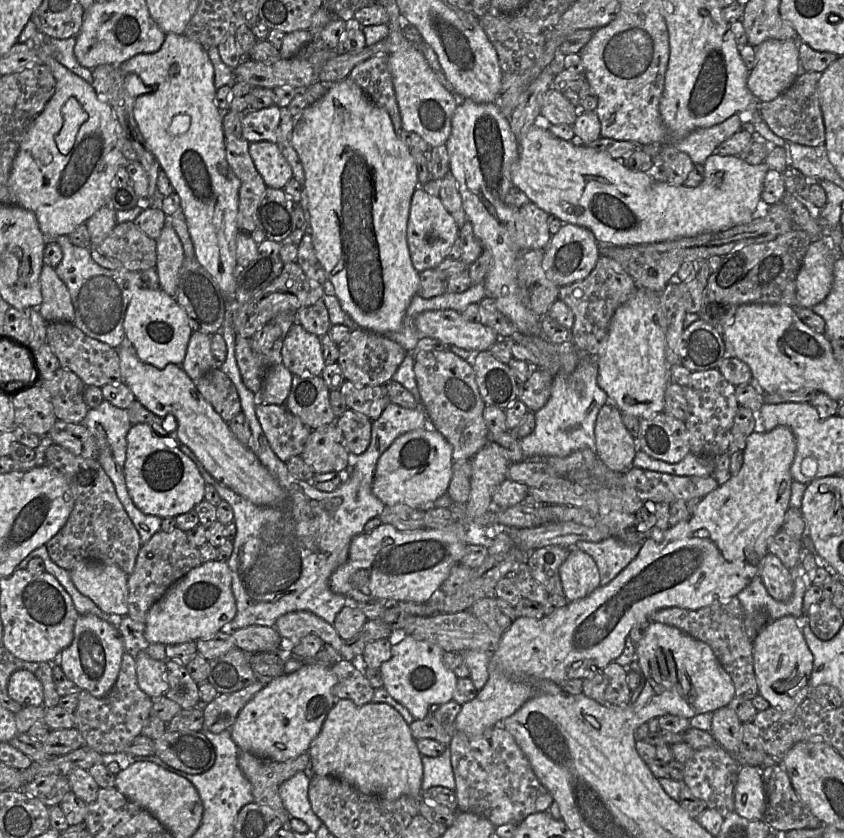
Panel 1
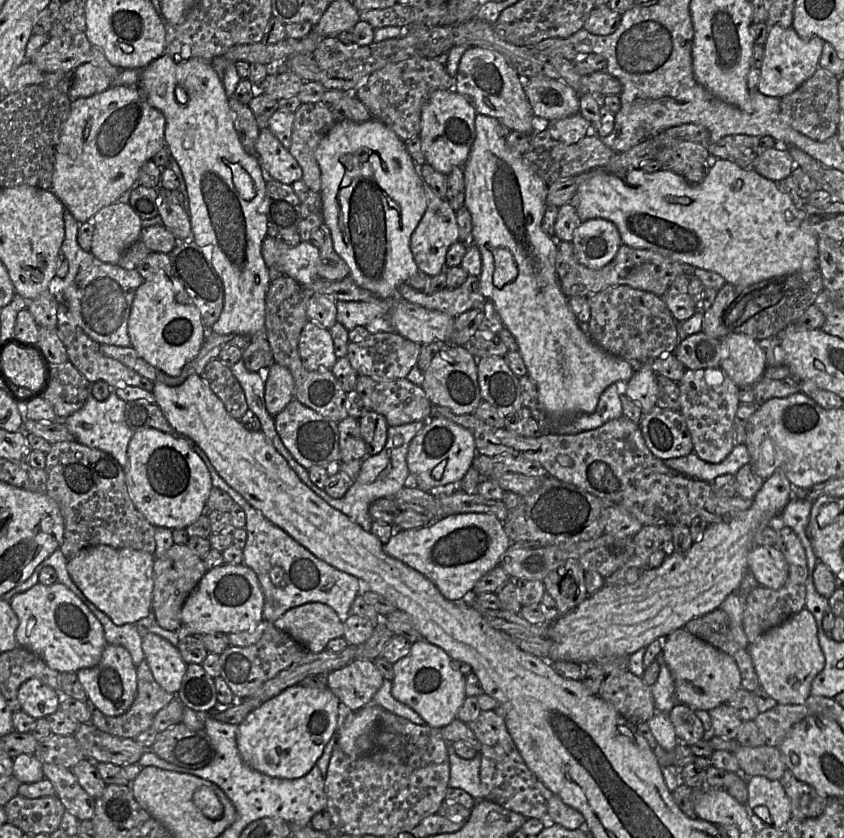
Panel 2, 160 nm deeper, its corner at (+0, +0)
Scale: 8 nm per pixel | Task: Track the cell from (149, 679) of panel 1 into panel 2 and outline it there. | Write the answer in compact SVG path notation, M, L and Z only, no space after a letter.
M149 633L141 638L144 659L155 681L166 692L176 694L187 668L178 648L156 634Z

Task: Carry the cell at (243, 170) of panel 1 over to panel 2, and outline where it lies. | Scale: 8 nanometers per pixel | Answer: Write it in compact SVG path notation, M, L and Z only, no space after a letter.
M233 97L229 98L229 105L233 116L234 128L244 150L249 155L258 158L255 144L260 134L260 128L252 110L248 105L240 103Z

